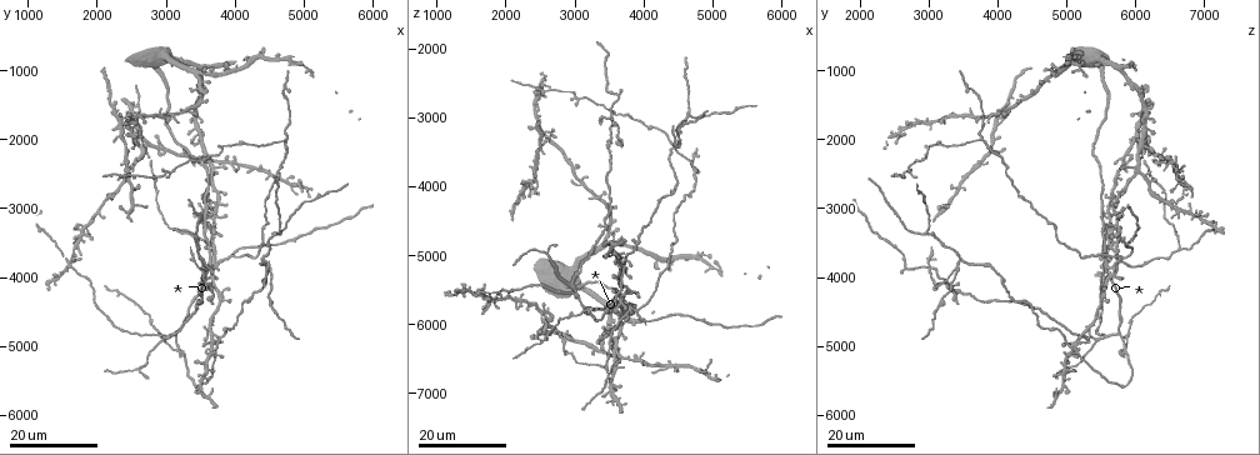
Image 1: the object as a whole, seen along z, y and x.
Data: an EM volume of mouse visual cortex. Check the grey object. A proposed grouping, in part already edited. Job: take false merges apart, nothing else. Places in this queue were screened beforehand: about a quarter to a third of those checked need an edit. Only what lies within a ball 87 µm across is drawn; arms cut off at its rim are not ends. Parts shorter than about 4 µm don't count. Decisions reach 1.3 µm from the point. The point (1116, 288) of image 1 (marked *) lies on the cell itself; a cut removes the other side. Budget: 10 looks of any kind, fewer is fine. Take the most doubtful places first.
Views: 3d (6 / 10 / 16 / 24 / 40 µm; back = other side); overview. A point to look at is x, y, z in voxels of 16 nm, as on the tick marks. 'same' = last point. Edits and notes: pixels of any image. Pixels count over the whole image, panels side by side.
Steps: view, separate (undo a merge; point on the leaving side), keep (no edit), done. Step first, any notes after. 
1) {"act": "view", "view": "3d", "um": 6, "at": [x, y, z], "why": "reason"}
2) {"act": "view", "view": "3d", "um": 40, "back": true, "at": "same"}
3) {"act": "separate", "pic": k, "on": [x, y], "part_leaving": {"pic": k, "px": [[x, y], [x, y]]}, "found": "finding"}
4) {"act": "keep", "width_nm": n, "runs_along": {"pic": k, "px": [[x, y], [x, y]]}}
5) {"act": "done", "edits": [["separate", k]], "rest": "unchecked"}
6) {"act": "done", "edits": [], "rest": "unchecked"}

{"act": "view", "view": "3d", "um": 16, "at": [3650, 3900, 2700], "why": "three-way junction"}

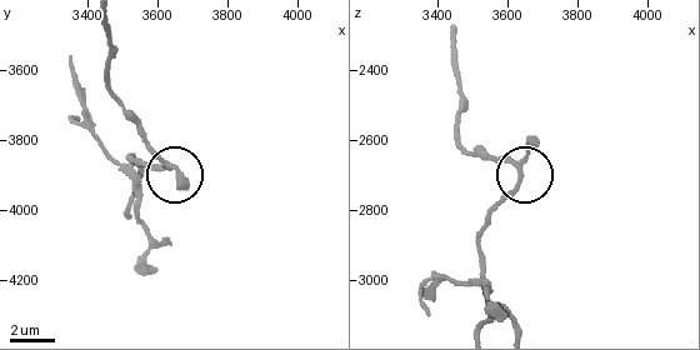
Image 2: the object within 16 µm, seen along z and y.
{"act": "view", "view": "3d", "um": 6, "at": [3630, 3880, 2710]}

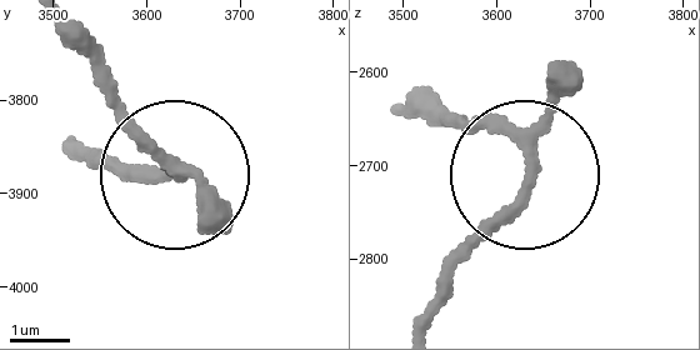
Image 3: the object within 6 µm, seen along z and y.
{"act": "keep", "arms": 3, "runs_along": {"pic": 3, "px": [[423, 323], [523, 158], [423, 88]]}, "found": "one cell here"}

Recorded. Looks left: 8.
{"act": "view", "view": "3d", "um": 24, "at": [4400, 3750, 3450], "why": "a fork"}

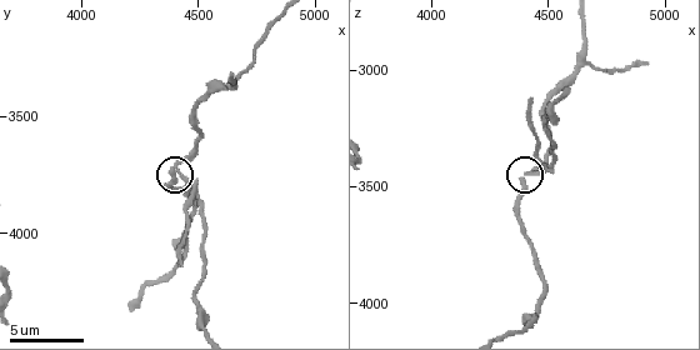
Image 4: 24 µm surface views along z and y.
{"act": "view", "view": "3d", "um": 10, "at": [4420, 3730, 3440]}

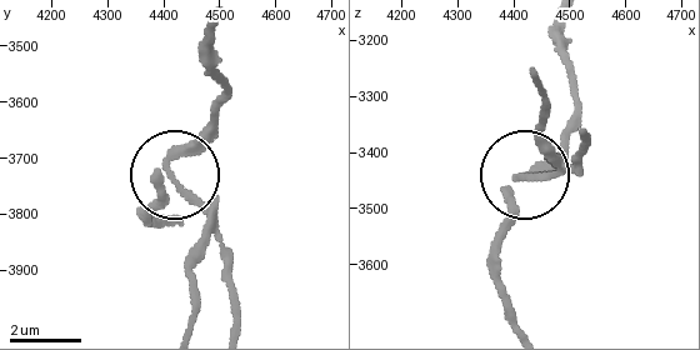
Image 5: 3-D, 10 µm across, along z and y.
{"act": "separate", "pic": 5, "on": [199, 204], "width_nm": 200, "found": "a second cell is stuck on"}

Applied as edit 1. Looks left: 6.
{"act": "view", "view": "3d", "um": 24, "at": [3200, 5100, 5850], "why": "looks like a crossing"}

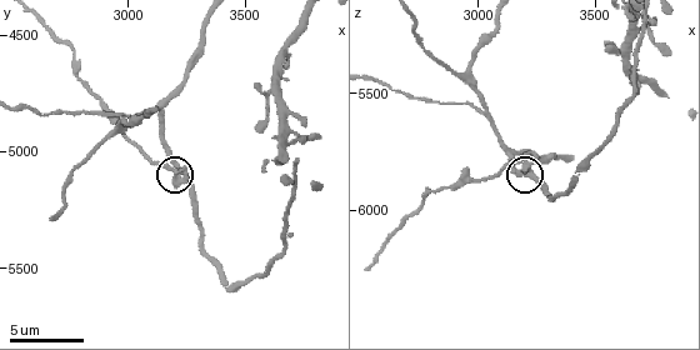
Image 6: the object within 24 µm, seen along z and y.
{"act": "view", "view": "3d", "um": 6, "at": "same"}

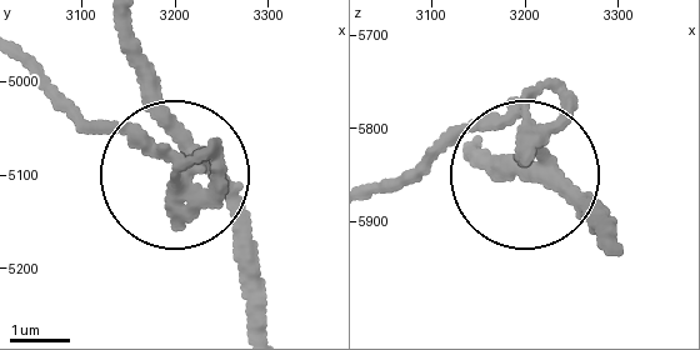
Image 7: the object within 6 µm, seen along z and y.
{"act": "separate", "pic": 7, "on": [130, 131], "side_arm_um": 30, "part_leaving": {"pic": 7, "px": [[550, 164], [506, 109], [371, 184]]}, "found": "two cells meet here"}

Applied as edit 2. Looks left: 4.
{"act": "view", "view": "3d", "um": 6, "at": [3000, 4860, 5570], "why": "branch point"}

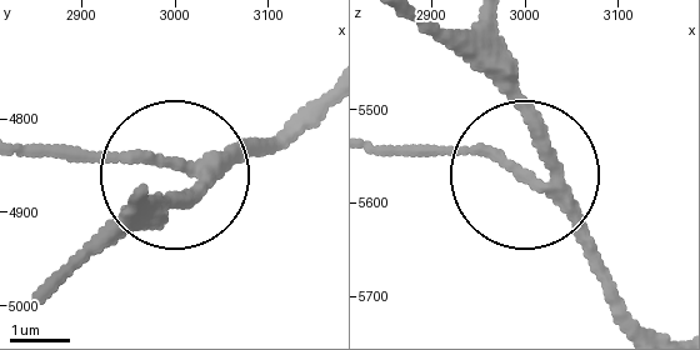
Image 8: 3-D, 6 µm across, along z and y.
{"act": "keep", "arms": 3, "found": "continuous, no second cell"}

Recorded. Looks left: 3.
{"act": "view", "view": "3d", "um": 16, "at": [3700, 3850, 5650], "why": "looks like a crossing"}

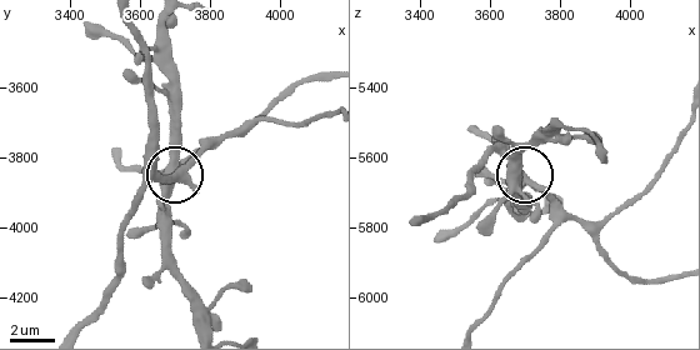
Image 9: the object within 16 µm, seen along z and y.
{"act": "view", "view": "3d", "um": 10, "at": [3730, 3820, 5680], "why": "zoom in"}

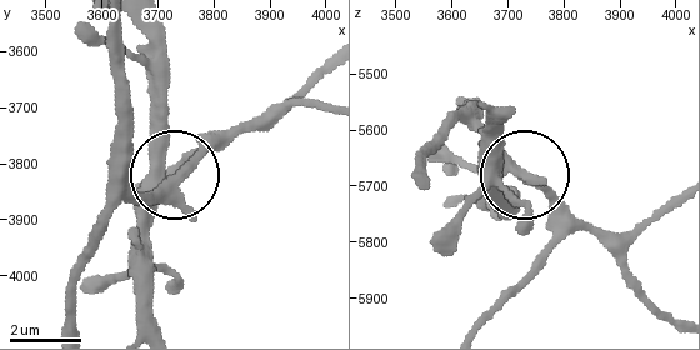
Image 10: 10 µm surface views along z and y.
{"act": "keep", "arms": 5, "runs_along": {"pic": 10, "px": [[66, 321], [85, 250], [118, 205], [189, 169], [231, 128]]}, "found": "all the same cell"}

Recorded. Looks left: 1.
{"act": "done", "edits": [["separate", 5], ["separate", 7]], "rest": "unchecked"}

